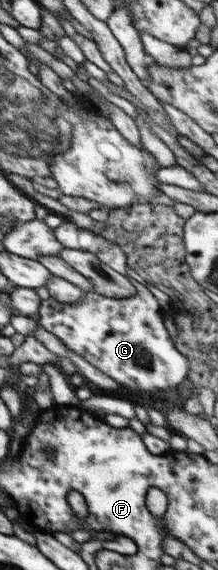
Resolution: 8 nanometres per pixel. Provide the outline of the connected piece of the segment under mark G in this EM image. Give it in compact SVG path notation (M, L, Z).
M127 275L137 294L126 299L112 299L97 293L85 293L83 301L69 305L51 296L41 301L38 323L58 337L71 351L120 385L157 393L183 383L189 373L189 359L171 340L163 324L164 311L152 293Z

